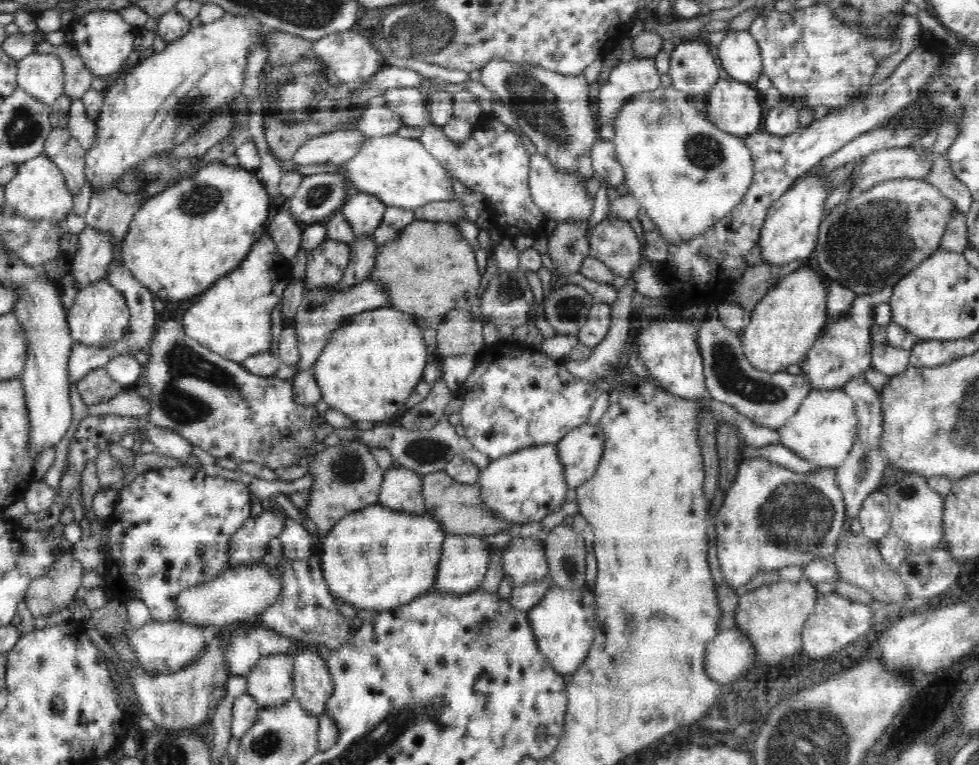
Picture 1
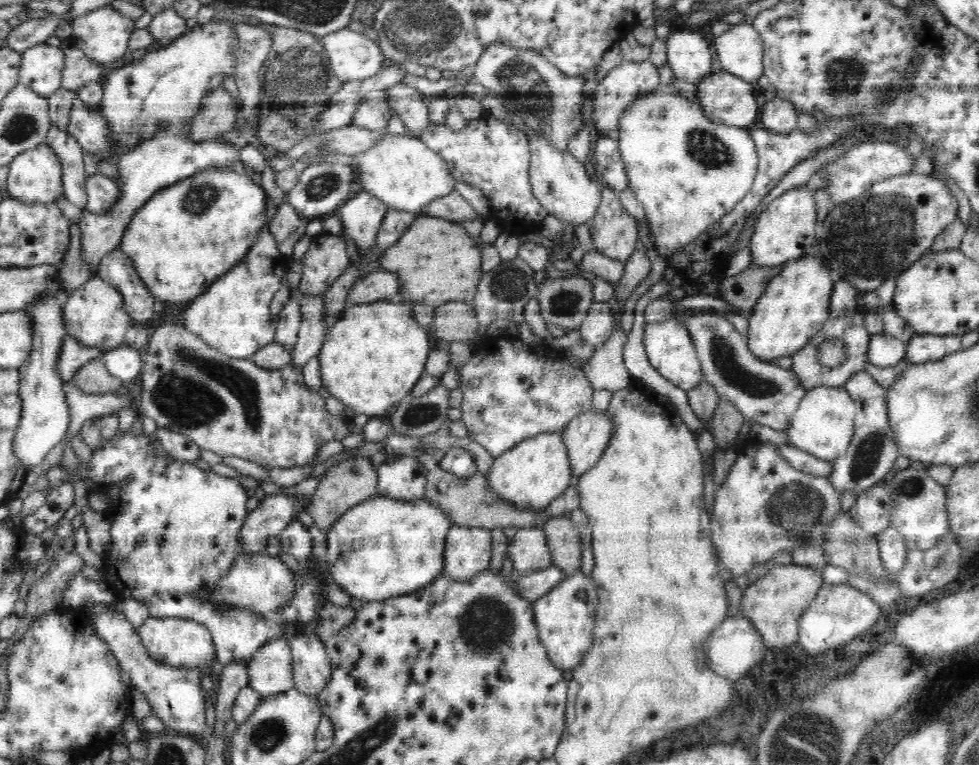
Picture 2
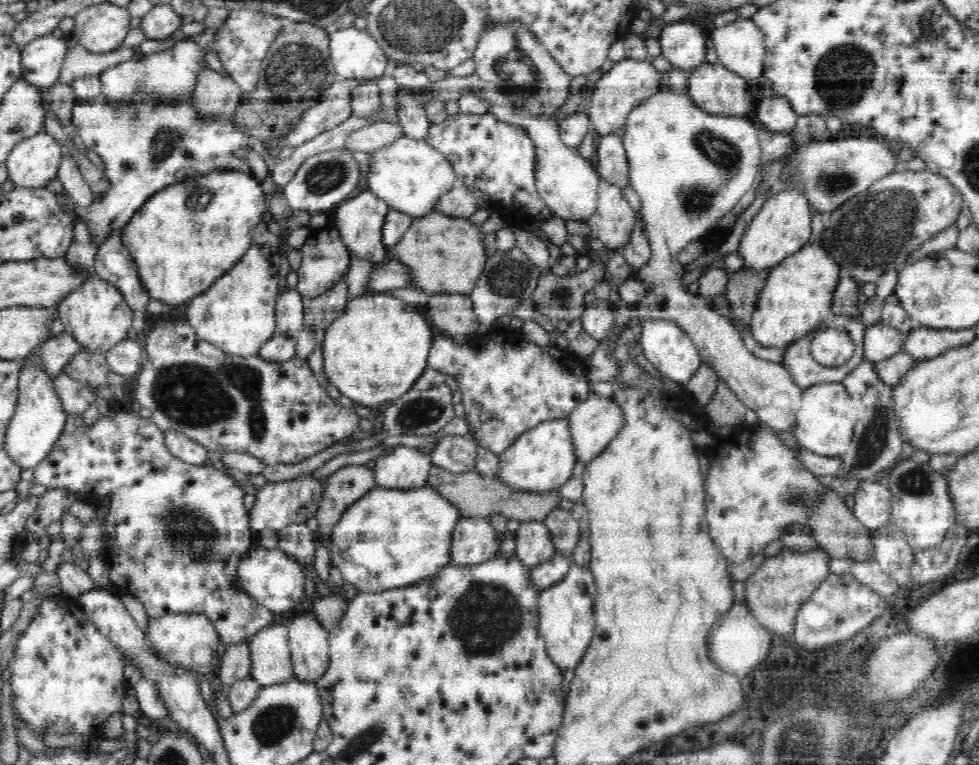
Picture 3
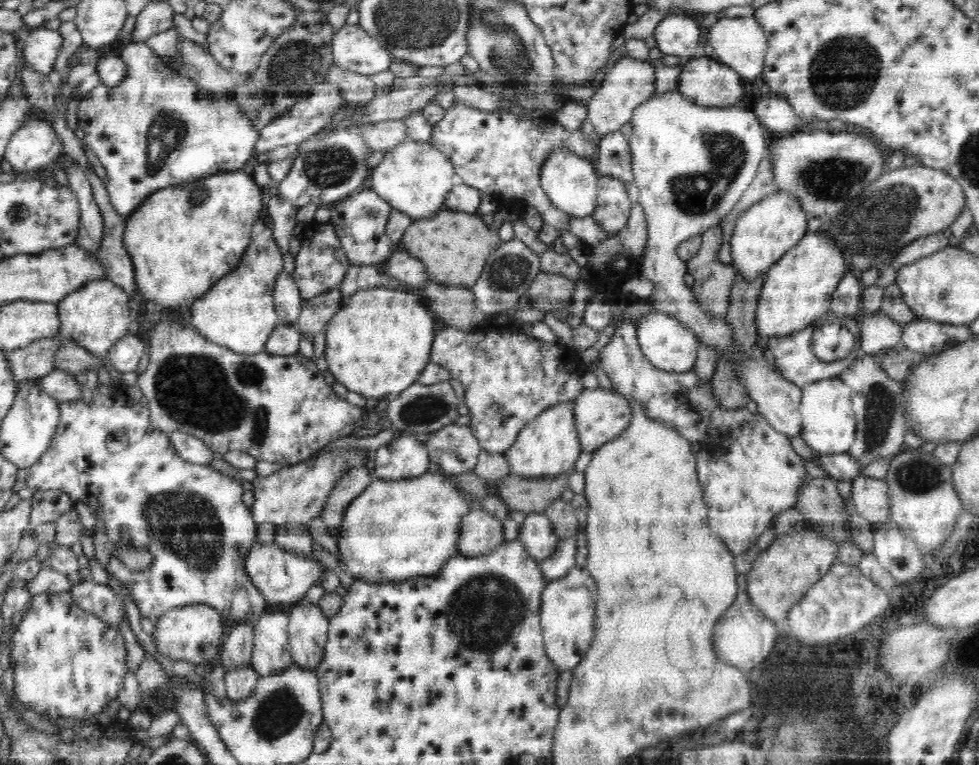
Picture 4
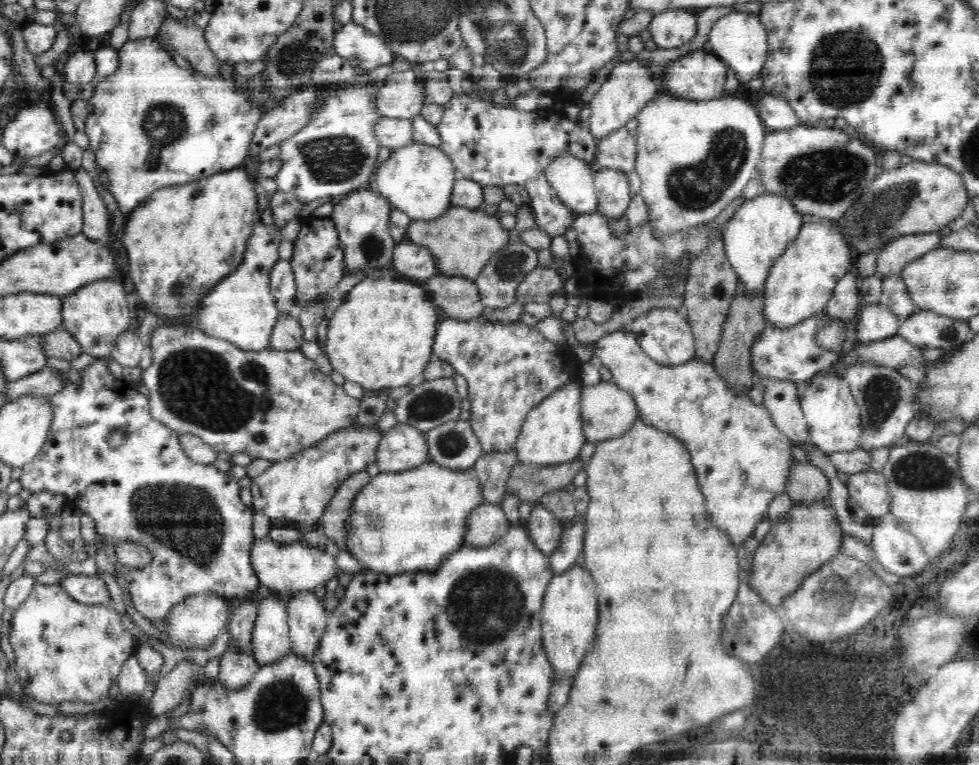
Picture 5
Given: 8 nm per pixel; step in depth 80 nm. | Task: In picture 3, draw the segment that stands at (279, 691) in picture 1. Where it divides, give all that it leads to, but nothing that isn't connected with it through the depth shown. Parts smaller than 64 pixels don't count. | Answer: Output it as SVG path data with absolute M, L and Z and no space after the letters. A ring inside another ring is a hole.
M287 616L279 617L251 638L252 678L260 688L290 680L293 662L289 649Z

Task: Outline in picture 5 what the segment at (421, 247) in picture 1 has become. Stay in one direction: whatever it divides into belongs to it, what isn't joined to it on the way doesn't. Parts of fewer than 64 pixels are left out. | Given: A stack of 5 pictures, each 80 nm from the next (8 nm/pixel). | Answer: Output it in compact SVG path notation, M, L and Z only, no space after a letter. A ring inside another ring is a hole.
M451 205L444 214L434 220L413 220L408 226L405 238L430 249L432 257L436 259L437 273L460 275L475 280L492 255L508 246L510 233L496 215L488 215L482 209Z

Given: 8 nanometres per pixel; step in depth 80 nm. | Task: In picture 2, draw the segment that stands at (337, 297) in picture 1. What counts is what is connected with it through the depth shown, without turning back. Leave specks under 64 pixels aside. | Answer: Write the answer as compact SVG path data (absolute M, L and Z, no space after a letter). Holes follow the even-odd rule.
M378 268L354 283L347 297L348 307L378 302L378 300L390 302L396 299L397 293L398 275ZM322 294L300 295L297 297L302 314L302 325L296 340L296 346L292 351L292 363L290 366L302 368L307 360L313 356L319 356L325 336L330 327L324 323L326 311Z

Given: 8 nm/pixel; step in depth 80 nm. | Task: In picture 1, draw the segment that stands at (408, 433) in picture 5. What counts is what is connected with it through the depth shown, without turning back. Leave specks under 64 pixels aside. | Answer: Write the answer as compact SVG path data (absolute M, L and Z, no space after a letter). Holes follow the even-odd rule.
M397 463L392 465L384 471L379 502L394 511L422 514L426 511L422 495L422 478L420 473L406 466Z

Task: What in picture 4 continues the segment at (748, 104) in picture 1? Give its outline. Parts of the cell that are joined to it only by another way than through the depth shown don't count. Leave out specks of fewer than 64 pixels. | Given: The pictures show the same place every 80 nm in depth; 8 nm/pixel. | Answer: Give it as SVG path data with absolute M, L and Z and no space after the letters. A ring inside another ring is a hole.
M694 57L683 61L679 68L679 77L675 90L683 94L691 103L699 106L740 106L747 81L733 68L721 63L716 58Z

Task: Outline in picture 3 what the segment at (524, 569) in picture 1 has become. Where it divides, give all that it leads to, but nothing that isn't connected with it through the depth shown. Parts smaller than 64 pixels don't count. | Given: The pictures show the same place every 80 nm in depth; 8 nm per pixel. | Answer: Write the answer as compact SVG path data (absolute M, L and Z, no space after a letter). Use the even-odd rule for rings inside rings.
M529 520L520 523L514 535L516 537L514 552L526 567L532 568L548 562L555 556L556 547L544 521Z

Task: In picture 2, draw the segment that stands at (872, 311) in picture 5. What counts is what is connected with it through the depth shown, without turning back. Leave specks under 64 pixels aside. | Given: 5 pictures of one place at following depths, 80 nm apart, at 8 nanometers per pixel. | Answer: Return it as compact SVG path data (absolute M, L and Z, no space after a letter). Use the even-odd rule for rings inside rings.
M882 332L871 336L867 352L869 362L881 368L894 367L902 358L905 358L907 344L901 343L898 338Z

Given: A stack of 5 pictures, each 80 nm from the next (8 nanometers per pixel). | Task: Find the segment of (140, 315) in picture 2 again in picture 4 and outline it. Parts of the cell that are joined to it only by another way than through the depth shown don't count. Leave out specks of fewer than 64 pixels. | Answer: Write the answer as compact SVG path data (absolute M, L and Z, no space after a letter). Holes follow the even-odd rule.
M85 167L84 173L92 186L94 201L100 207L100 213L104 217L104 238L97 250L98 259L106 269L106 277L120 285L128 297L132 300L139 293L135 287L135 274L131 258L123 245L123 234L125 231L126 218L114 211L110 204L110 197L105 184L96 175L93 167Z

